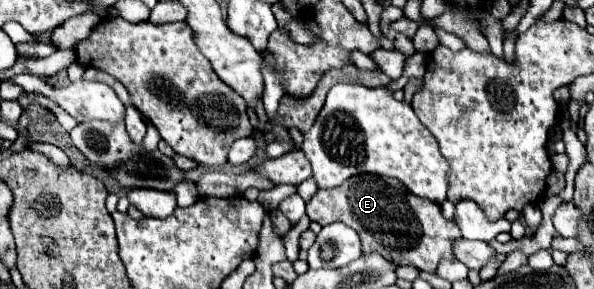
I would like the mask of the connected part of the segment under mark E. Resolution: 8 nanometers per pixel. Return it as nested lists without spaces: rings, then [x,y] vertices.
[[[354,175],[340,187],[318,191],[308,203],[310,221],[330,225],[342,221],[352,227],[362,241],[362,255],[380,253],[396,265],[414,265],[420,271],[434,273],[442,259],[454,259],[454,241],[462,237],[458,225],[442,217],[440,205],[408,193],[398,179],[376,175]]]

